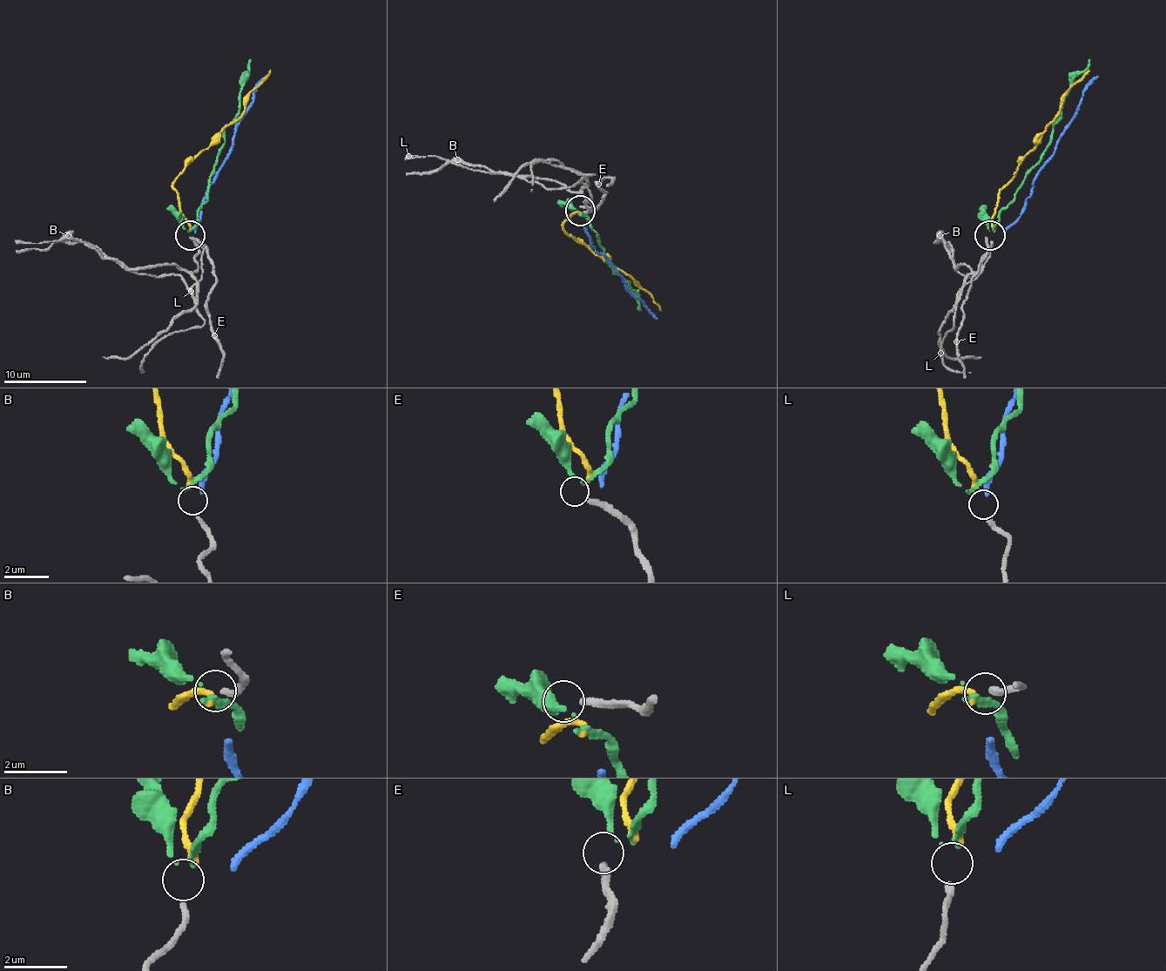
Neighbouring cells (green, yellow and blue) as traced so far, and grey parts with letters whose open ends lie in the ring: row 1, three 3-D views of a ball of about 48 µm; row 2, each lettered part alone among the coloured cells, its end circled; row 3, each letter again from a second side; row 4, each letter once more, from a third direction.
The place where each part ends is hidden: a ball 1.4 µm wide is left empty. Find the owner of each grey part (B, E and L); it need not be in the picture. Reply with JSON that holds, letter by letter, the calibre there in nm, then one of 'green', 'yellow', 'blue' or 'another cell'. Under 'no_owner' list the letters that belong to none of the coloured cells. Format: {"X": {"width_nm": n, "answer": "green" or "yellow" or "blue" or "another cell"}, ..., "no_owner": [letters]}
{"B": {"width_nm": 180, "answer": "green"}, "E": {"width_nm": 240, "answer": "another cell"}, "L": {"width_nm": 240, "answer": "yellow"}, "no_owner": ["E"]}

